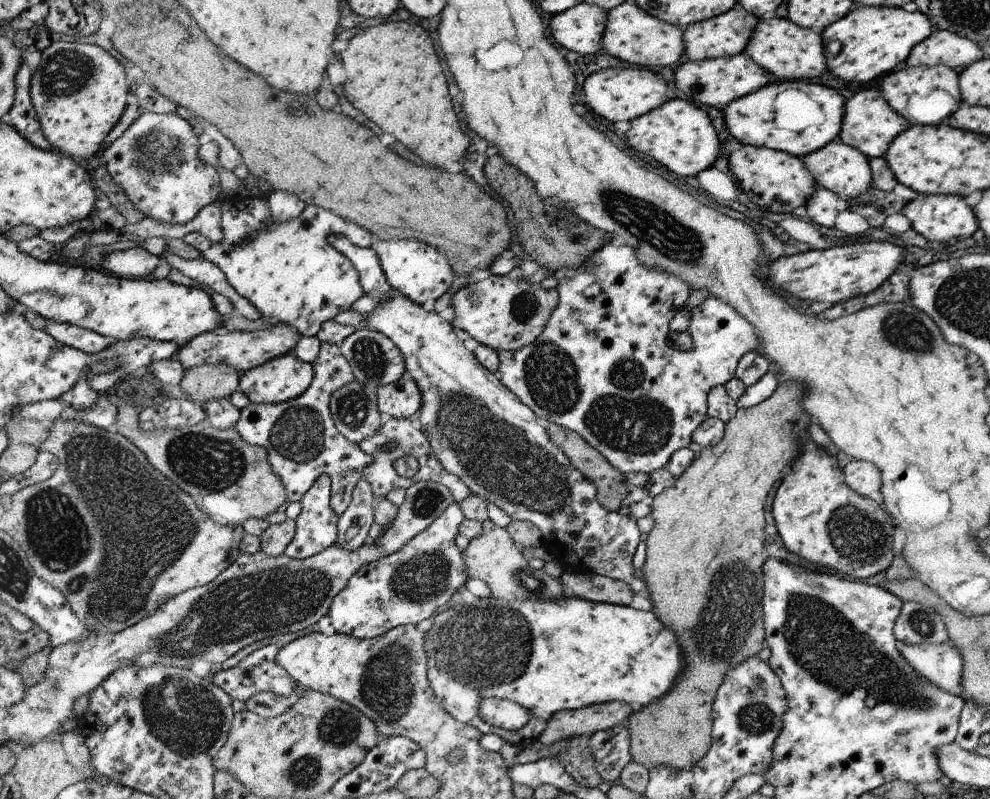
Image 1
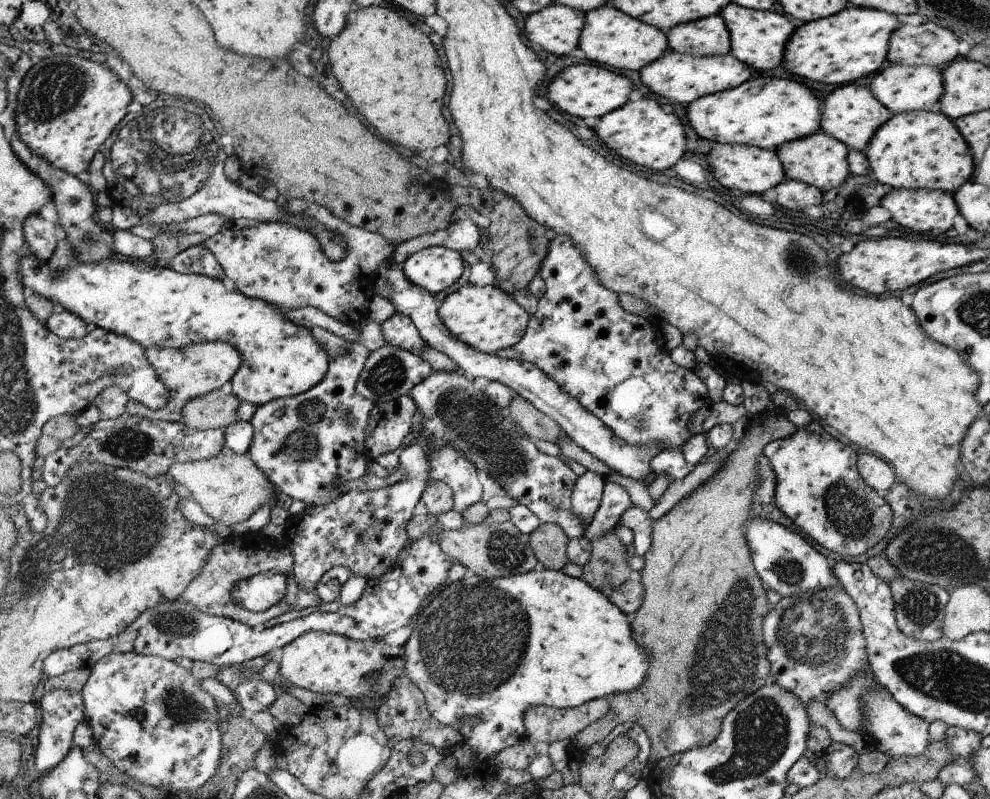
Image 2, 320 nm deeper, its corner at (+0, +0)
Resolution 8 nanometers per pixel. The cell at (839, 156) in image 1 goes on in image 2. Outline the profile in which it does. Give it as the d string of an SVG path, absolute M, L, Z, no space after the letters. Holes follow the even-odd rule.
M820 128L807 137L783 142L774 151L786 171L786 178L805 182L824 192L840 186L850 174L847 159L849 149L845 143L840 142L839 139L834 138L832 135L826 134Z

